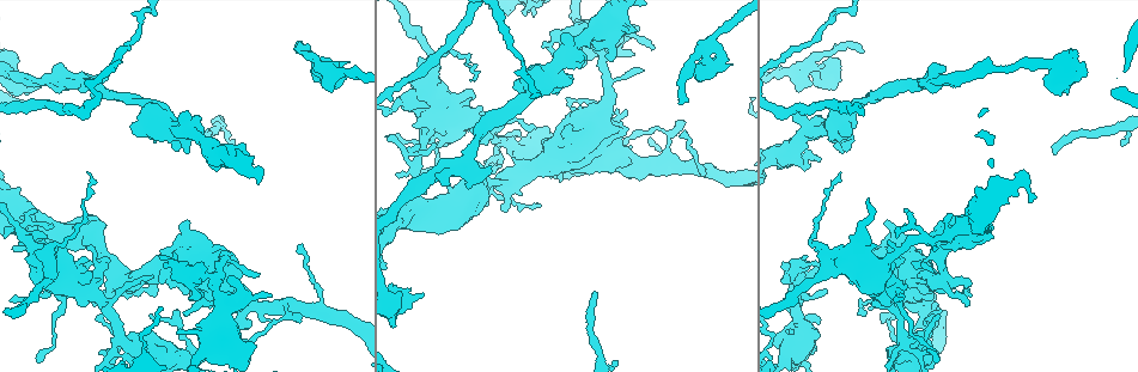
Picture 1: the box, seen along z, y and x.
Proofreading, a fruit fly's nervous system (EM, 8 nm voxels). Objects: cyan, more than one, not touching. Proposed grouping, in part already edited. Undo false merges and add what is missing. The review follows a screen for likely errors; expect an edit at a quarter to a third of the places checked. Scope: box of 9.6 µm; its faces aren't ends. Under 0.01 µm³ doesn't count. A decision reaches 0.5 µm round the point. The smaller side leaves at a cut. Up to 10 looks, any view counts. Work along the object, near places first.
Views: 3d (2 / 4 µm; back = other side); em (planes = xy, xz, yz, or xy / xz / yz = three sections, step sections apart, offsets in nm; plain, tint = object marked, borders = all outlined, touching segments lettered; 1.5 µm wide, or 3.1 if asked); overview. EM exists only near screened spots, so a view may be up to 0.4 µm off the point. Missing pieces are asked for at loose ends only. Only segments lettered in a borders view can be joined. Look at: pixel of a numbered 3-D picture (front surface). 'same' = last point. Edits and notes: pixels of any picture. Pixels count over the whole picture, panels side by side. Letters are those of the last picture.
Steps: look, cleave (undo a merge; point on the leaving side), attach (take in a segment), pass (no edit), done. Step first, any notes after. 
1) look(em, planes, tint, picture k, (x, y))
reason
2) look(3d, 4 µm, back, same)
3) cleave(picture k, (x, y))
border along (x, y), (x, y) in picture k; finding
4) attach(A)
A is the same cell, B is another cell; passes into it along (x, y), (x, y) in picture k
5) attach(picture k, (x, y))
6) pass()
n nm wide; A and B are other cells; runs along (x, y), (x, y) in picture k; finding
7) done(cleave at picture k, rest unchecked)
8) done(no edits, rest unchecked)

look(em, planes, tint, picture 1, (897, 291))
sudden change in width

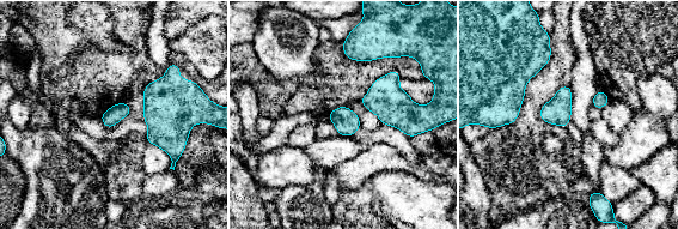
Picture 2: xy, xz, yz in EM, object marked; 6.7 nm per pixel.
look(em, planes, borders, same)

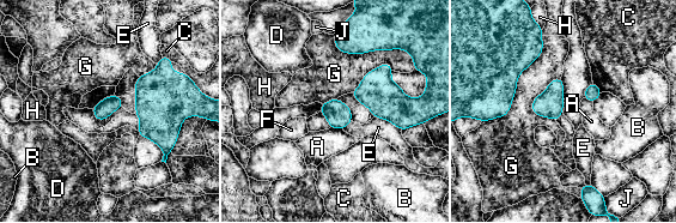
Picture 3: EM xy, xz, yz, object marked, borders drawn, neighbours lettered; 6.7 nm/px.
pass()
A, B, C, D, E, F, G, H and J are other cells; border along (543, 46), (510, 109), (488, 120) in picture 3; continuous, no second cell

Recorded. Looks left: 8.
look(3d, 2 µm, picture 1, (592, 296))
free end

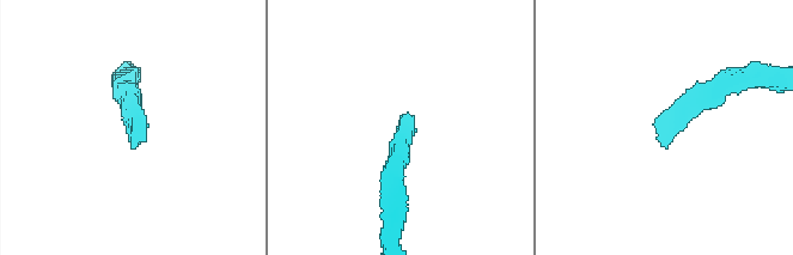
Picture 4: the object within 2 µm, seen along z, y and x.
look(em, xz, step 4, tint, picture 4, (667, 146))
need the tissue

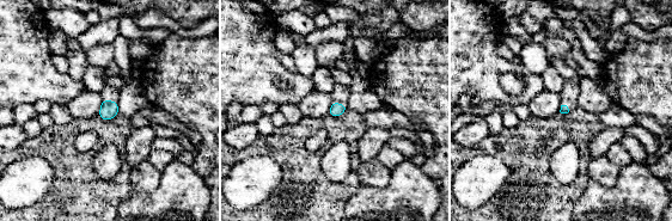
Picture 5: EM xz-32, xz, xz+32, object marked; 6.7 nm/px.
look(em, planes, borders, same)

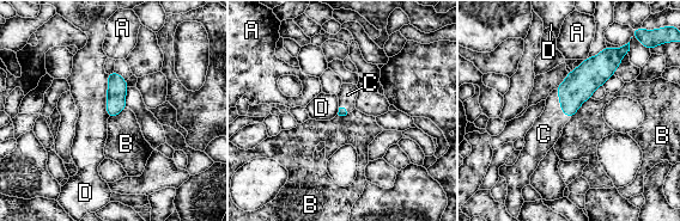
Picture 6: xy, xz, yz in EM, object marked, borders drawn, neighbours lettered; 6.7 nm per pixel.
attach(C)
C is the same cell, A, B and D are other cells; passes into it along (578, 86), (559, 105), (544, 134) in picture 6; the cell continues

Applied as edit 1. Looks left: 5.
done(attach at picture 6, rest unchecked)

